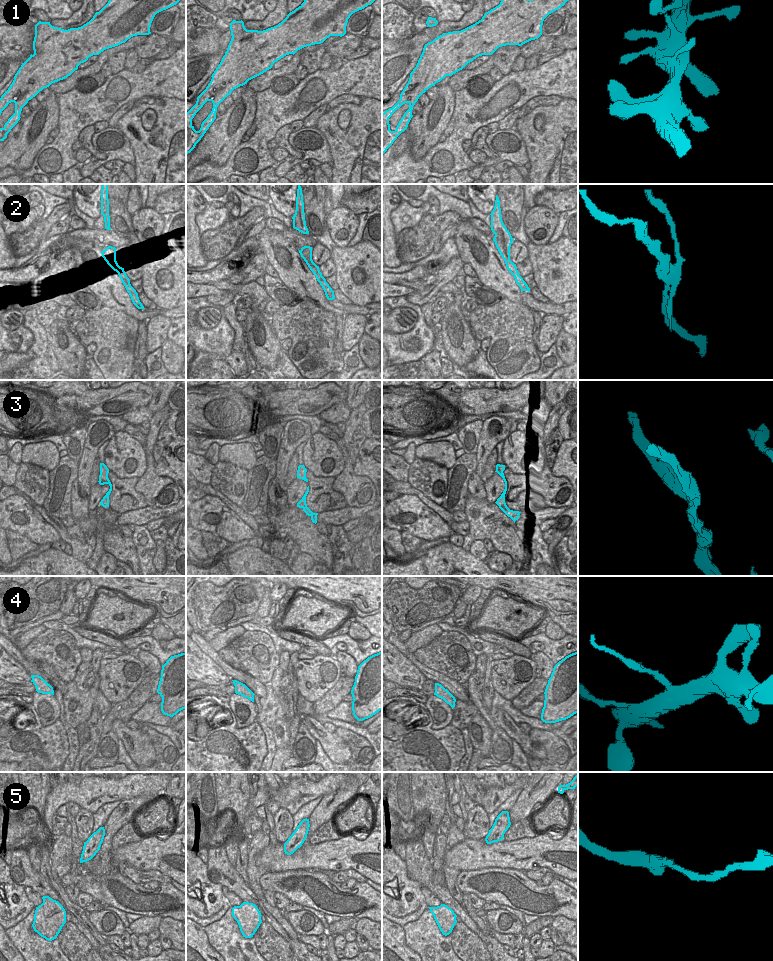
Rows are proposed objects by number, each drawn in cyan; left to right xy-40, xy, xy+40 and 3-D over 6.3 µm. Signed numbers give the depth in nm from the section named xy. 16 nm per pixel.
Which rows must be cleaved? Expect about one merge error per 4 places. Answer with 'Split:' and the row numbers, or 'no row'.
Split: 2, 4

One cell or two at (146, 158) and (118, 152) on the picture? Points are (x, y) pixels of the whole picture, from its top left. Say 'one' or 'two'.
two

